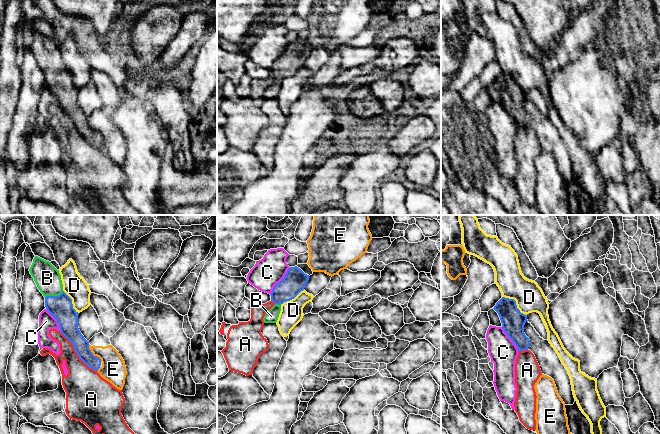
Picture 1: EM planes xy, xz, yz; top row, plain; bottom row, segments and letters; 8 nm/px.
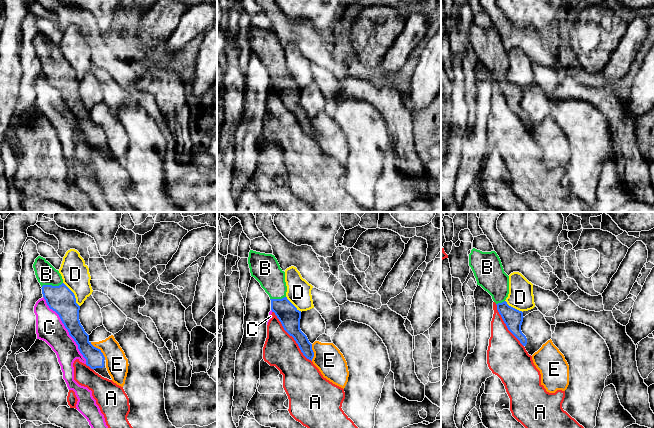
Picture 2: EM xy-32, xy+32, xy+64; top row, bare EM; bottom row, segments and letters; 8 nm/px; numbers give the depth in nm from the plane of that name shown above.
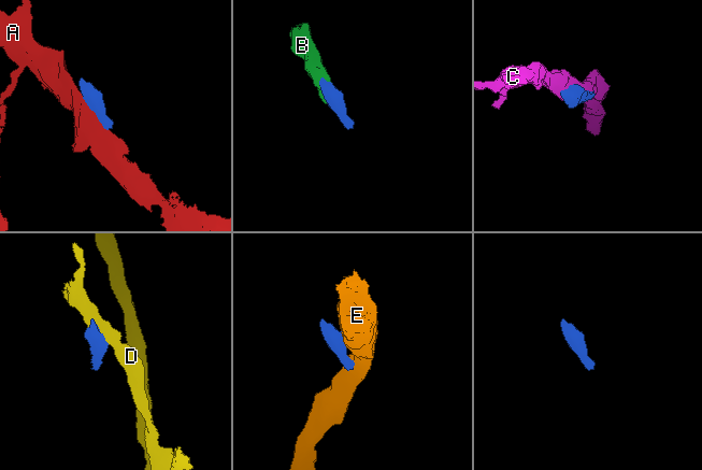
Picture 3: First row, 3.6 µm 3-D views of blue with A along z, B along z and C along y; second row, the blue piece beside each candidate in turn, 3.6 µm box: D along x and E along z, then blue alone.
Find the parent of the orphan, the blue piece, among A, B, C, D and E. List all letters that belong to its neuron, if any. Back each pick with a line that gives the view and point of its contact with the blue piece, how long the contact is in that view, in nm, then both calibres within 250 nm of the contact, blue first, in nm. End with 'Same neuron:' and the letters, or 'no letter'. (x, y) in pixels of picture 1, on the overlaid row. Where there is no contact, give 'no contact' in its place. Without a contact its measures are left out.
B: xy (54, 296) | 160 nm | 190/200 nm
Same neuron: B

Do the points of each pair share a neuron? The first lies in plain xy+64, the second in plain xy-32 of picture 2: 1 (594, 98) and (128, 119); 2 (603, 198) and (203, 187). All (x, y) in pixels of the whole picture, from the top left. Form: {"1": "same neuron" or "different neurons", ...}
{"1": "different neurons", "2": "same neuron"}

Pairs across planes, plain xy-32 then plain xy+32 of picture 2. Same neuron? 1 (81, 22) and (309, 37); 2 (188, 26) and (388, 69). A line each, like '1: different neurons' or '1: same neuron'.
1: same neuron
2: same neuron

